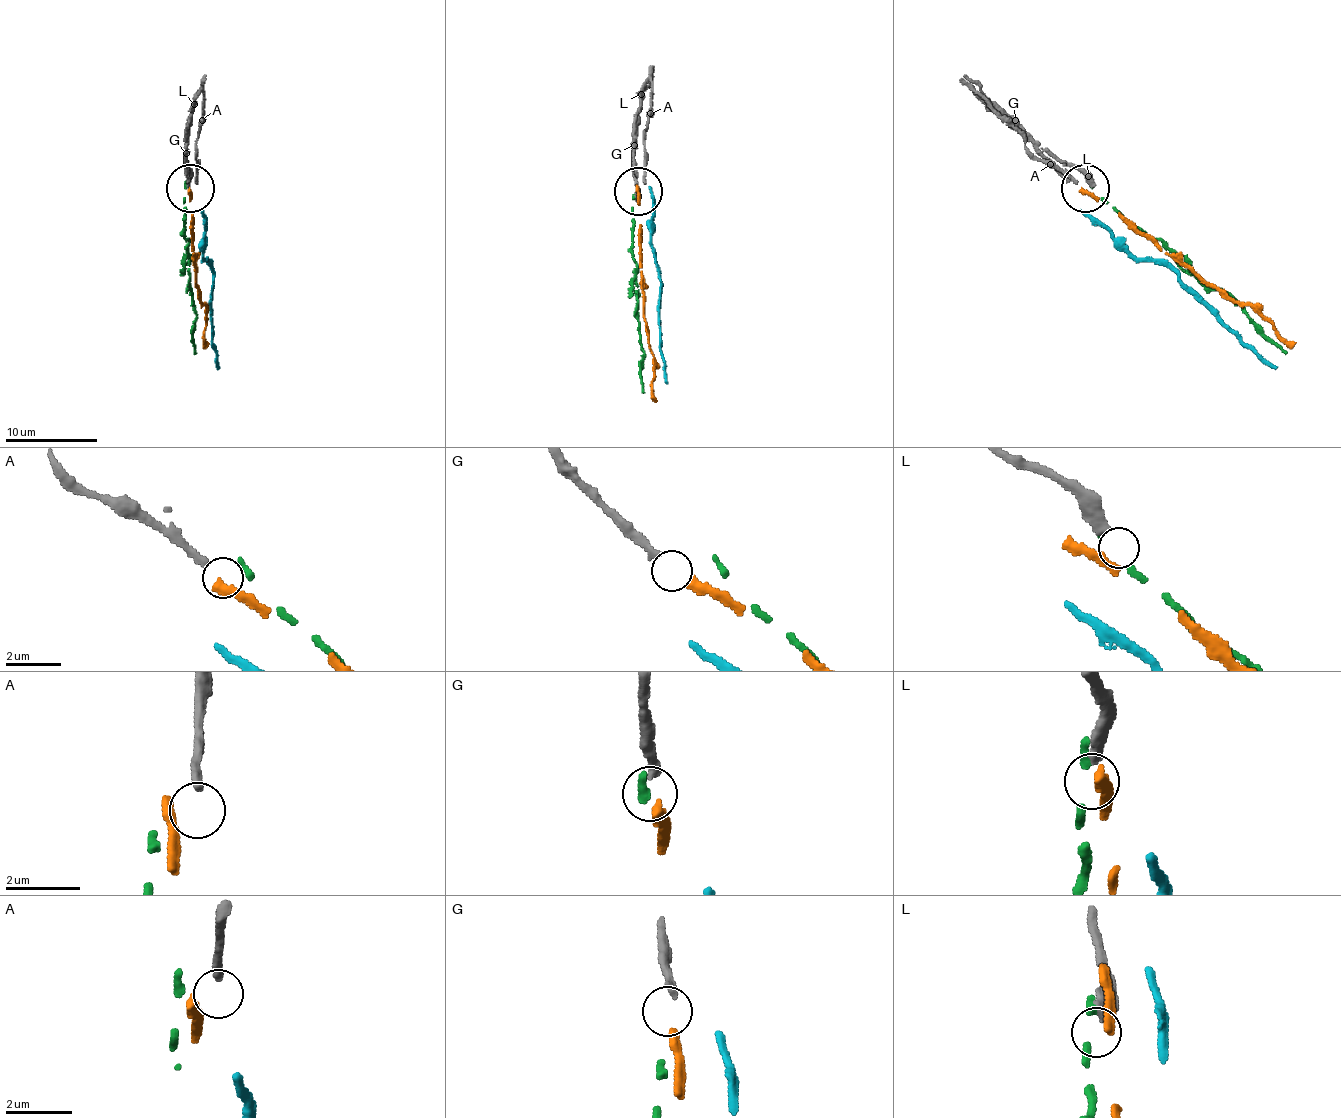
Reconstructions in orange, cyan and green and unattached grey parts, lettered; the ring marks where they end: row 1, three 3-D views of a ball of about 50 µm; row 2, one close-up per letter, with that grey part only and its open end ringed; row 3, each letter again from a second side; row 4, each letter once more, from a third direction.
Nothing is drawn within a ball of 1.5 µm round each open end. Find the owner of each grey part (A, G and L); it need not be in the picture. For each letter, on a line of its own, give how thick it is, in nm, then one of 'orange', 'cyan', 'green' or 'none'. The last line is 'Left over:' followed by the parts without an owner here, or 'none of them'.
A: 240 nm | none
G: 240 nm | none
L: 400 nm | none
Left over: A, G, L

